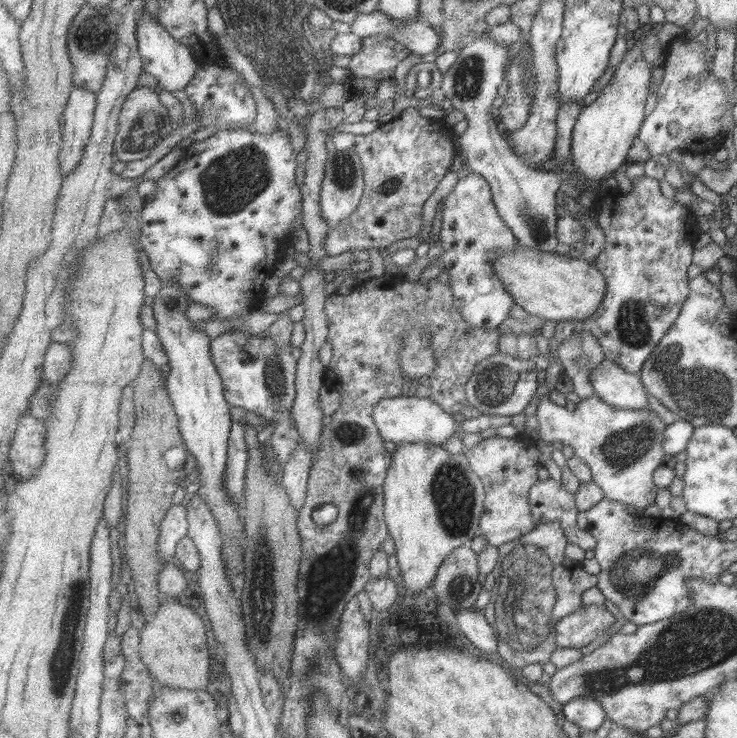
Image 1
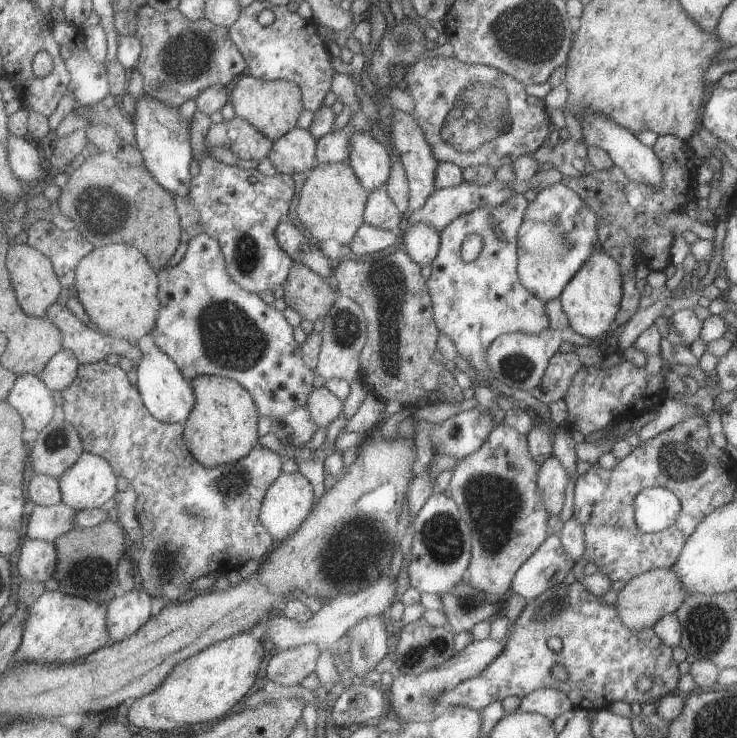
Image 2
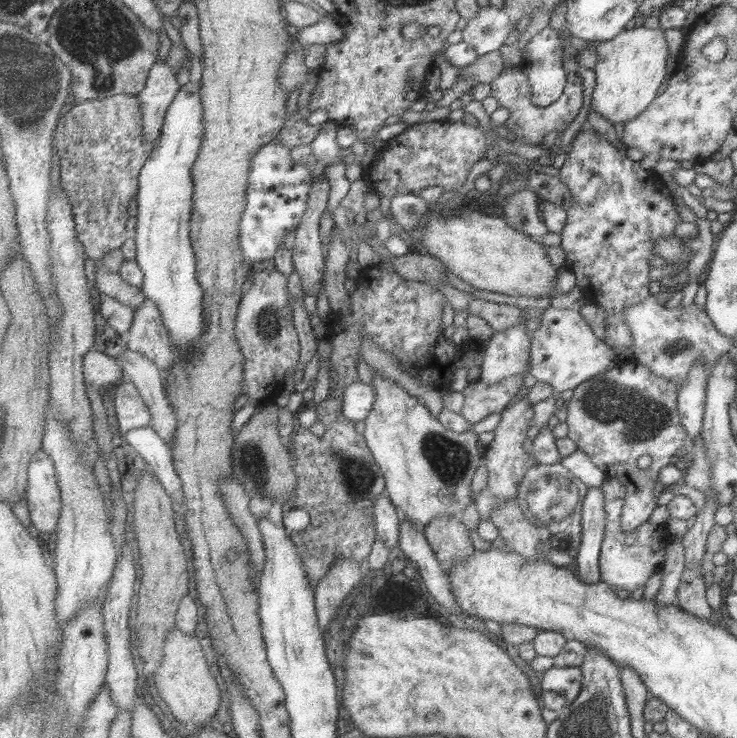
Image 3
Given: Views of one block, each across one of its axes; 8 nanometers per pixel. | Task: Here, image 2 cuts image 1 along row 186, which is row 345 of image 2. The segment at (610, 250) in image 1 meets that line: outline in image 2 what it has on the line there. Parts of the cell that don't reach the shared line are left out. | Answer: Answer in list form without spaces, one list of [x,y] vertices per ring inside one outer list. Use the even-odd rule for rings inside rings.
[[[652,323],[632,343],[635,350],[644,354],[643,366],[635,366],[629,360],[609,367],[601,367],[599,364],[583,365],[574,374],[563,398],[567,409],[565,427],[570,431],[577,430],[585,436],[609,425],[614,426],[618,422],[632,420],[635,416],[659,406],[661,400],[668,395],[664,388],[667,370],[659,353],[659,339],[659,332]]]

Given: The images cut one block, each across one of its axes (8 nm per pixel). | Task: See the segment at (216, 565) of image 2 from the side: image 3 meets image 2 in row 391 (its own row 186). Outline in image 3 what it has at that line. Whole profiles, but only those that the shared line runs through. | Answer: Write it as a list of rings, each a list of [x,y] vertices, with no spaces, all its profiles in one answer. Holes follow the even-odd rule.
[[[118,94],[103,99],[82,101],[69,107],[57,122],[55,152],[59,156],[61,186],[73,203],[76,216],[77,239],[85,245],[87,256],[95,262],[105,258],[112,250],[119,249],[130,237],[127,232],[129,204],[138,200],[142,168],[156,148],[144,136],[144,116],[140,97],[133,94]]]

